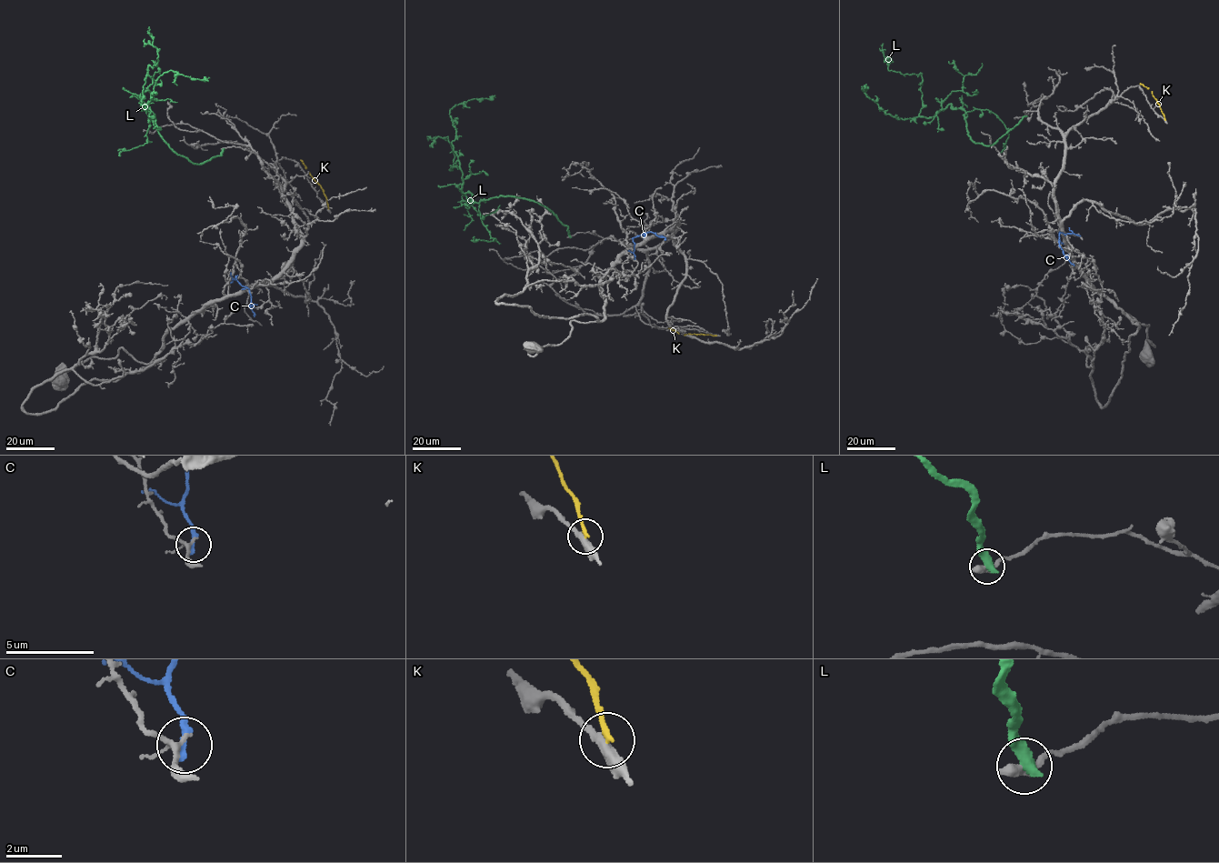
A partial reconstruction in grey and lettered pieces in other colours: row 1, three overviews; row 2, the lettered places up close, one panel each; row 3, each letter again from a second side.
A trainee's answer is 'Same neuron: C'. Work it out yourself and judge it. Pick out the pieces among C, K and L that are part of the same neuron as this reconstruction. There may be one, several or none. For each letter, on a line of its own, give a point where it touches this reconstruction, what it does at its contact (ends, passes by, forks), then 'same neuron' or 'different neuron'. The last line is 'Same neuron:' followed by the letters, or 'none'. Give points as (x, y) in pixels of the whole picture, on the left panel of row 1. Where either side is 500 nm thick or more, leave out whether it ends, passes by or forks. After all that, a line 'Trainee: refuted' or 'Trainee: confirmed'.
C: meets grey at (231, 282); it ends there; different neuron
K: meets grey at (328, 208); it ends there; different neuron
L: meets grey at (224, 149); it ends there; different neuron
Same neuron: none
Trainee: refuted

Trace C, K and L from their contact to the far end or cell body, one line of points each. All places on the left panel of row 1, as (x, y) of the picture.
C: (231, 282), (236, 276), (240, 284), (247, 287), (254, 316)
K: (328, 208), (324, 191), (300, 159)
L: (223, 149), (220, 155), (192, 163), (174, 153), (142, 101), (141, 106), (169, 70), (209, 78)

